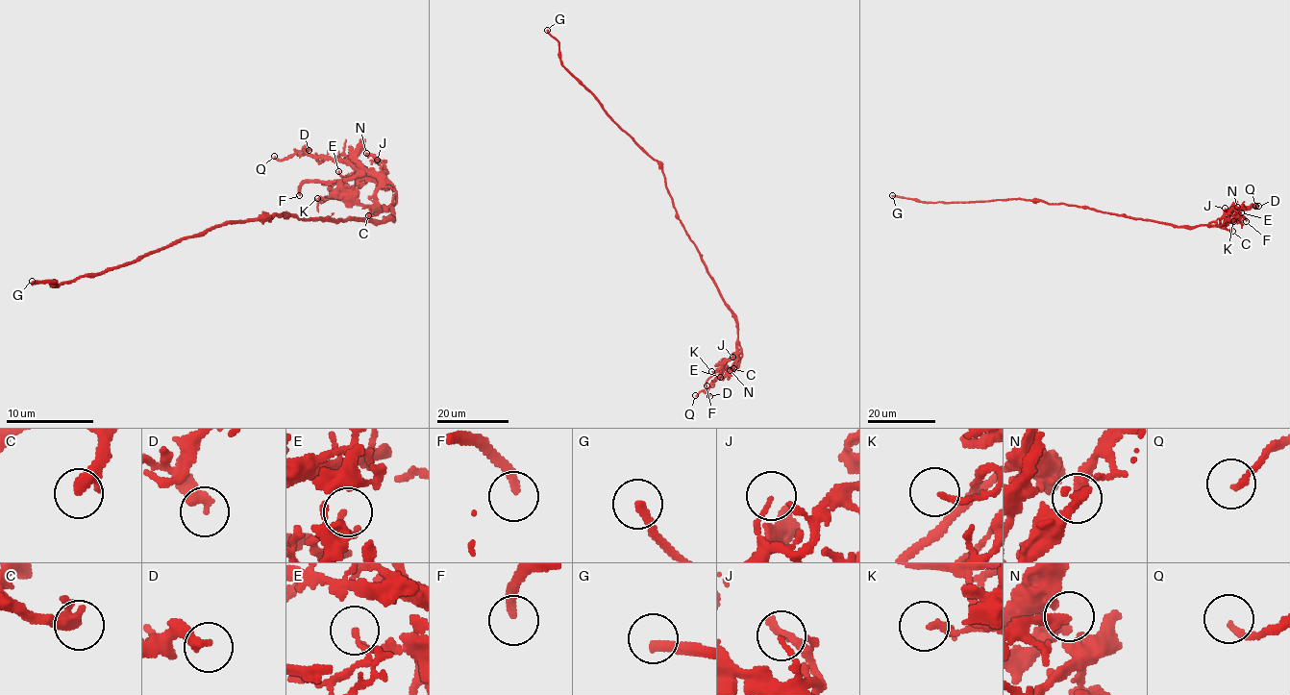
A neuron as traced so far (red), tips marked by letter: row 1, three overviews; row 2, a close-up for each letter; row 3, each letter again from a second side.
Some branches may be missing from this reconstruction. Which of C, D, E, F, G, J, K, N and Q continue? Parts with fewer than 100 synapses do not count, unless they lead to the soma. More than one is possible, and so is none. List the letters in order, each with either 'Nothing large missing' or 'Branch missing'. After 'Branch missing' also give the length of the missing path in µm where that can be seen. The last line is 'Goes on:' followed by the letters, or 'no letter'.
C: Nothing large missing
D: Nothing large missing
E: Nothing large missing
F: Branch missing. Missing length about 25 µm
G: Nothing large missing
J: Nothing large missing
K: Nothing large missing
N: Nothing large missing
Q: Nothing large missing
Goes on: F

